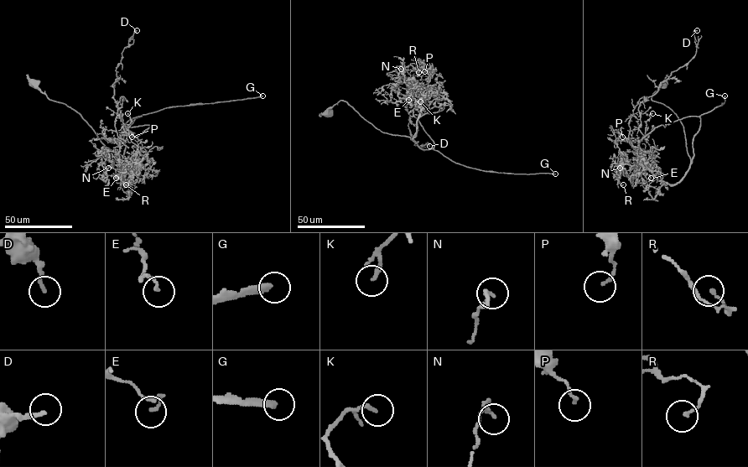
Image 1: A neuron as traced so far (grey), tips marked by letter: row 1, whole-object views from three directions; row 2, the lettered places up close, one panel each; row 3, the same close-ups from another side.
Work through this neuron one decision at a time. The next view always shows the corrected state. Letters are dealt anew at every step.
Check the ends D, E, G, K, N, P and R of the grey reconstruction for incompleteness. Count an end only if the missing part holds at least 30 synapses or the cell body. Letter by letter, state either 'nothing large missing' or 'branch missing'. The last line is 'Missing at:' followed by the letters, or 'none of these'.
D: nothing large missing
E: nothing large missing
G: branch missing
K: nothing large missing
N: nothing large missing
P: nothing large missing
R: nothing large missing
Missing at: G

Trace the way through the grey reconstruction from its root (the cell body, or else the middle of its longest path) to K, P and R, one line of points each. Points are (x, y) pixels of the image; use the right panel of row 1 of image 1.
K: (664, 83), (651, 99), (679, 120), (690, 159), (673, 184), (659, 181), (651, 154), (631, 145), (652, 113)
P: (664, 83), (651, 99), (683, 127), (685, 175), (670, 184), (629, 165), (614, 132), (622, 137)
R: (664, 83), (651, 99), (679, 120), (689, 168), (670, 184), (643, 166), (622, 164), (618, 181), (623, 184)

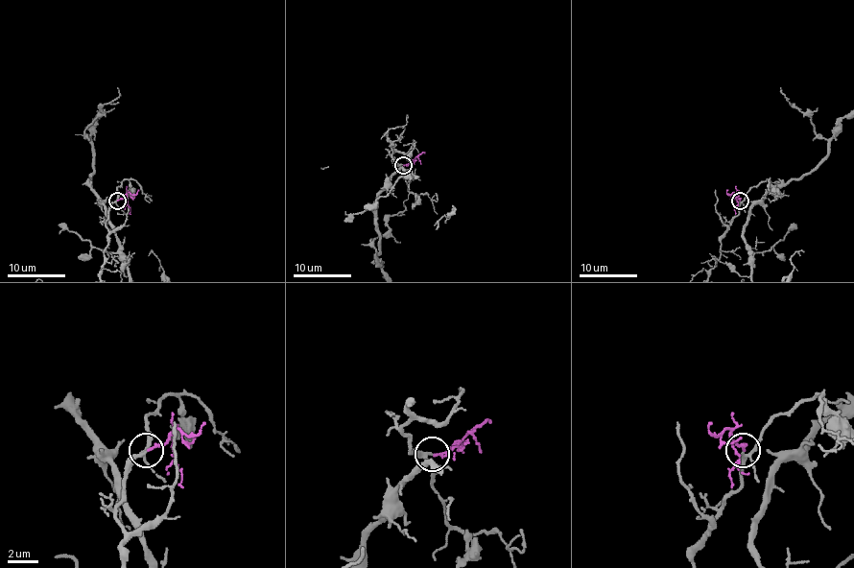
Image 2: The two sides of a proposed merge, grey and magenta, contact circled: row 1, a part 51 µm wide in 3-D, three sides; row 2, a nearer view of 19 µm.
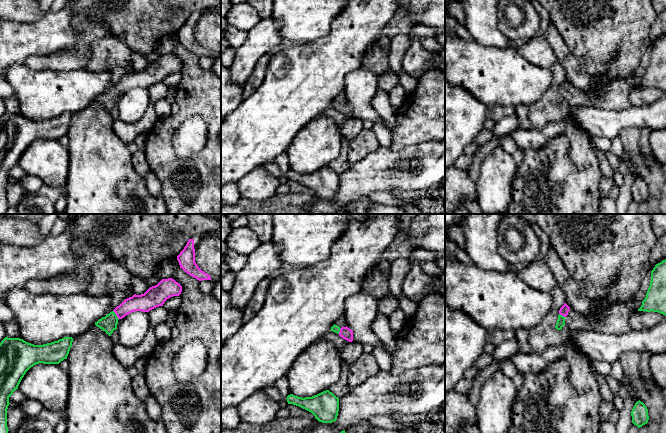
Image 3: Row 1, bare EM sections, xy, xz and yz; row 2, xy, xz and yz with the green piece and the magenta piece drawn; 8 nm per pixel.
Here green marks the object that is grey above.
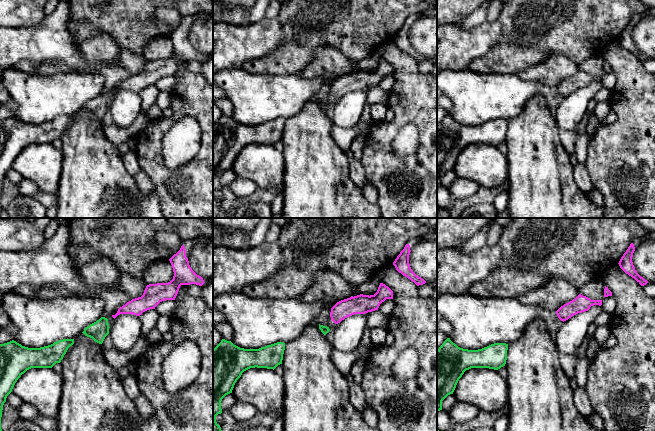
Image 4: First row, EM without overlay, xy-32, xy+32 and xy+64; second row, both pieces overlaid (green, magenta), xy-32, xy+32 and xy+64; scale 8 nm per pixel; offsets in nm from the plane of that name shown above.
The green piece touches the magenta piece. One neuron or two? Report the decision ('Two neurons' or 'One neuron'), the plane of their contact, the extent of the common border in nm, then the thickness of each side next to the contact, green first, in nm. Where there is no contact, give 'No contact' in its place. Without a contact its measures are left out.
One neuron. Touches green in xy. Shared border 90 nm. Thickness 130 nm (green) against 140 nm

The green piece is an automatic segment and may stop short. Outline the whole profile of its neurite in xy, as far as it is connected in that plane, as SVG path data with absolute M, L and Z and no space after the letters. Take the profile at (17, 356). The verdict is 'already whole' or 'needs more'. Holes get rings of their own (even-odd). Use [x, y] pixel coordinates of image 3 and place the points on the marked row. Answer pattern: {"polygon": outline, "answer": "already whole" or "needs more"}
{"polygon": "M5 337L0 343L0 433L8 433L9 397L18 389L26 372L36 364L59 364L67 359L73 338L64 337L43 345Z", "answer": "already whole"}

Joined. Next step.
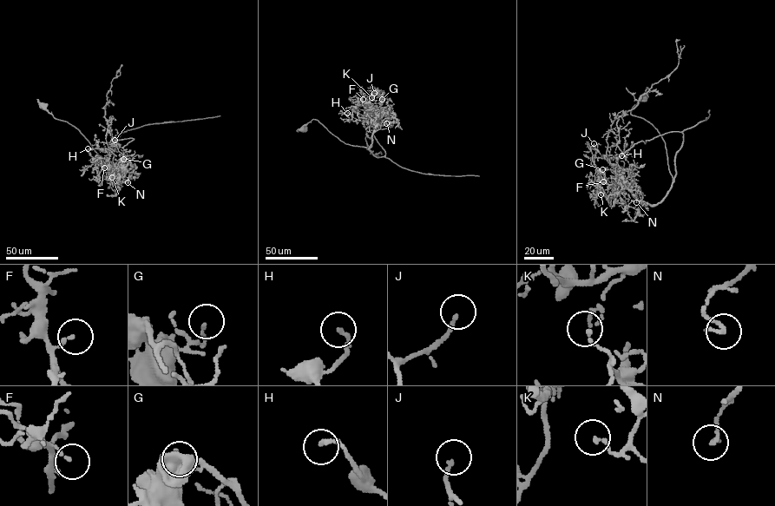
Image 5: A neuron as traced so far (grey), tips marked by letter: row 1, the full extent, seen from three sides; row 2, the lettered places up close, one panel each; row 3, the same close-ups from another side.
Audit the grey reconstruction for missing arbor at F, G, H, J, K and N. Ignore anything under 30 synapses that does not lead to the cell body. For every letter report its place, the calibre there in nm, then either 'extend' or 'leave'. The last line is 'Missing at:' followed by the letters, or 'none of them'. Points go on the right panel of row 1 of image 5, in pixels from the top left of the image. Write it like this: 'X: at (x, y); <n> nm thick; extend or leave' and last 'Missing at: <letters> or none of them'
F: at (603, 181); 140 nm thick; leave
G: at (602, 169); 110 nm thick; leave
H: at (621, 155); 170 nm thick; leave
J: at (594, 143); 170 nm thick; leave
K: at (600, 194); 150 nm thick; leave
N: at (636, 202); 140 nm thick; leave
Missing at: none of them

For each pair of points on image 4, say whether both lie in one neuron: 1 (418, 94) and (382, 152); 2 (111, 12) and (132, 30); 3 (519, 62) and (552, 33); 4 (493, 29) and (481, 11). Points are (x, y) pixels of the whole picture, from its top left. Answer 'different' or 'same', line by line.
1: same
2: same
3: same
4: different

